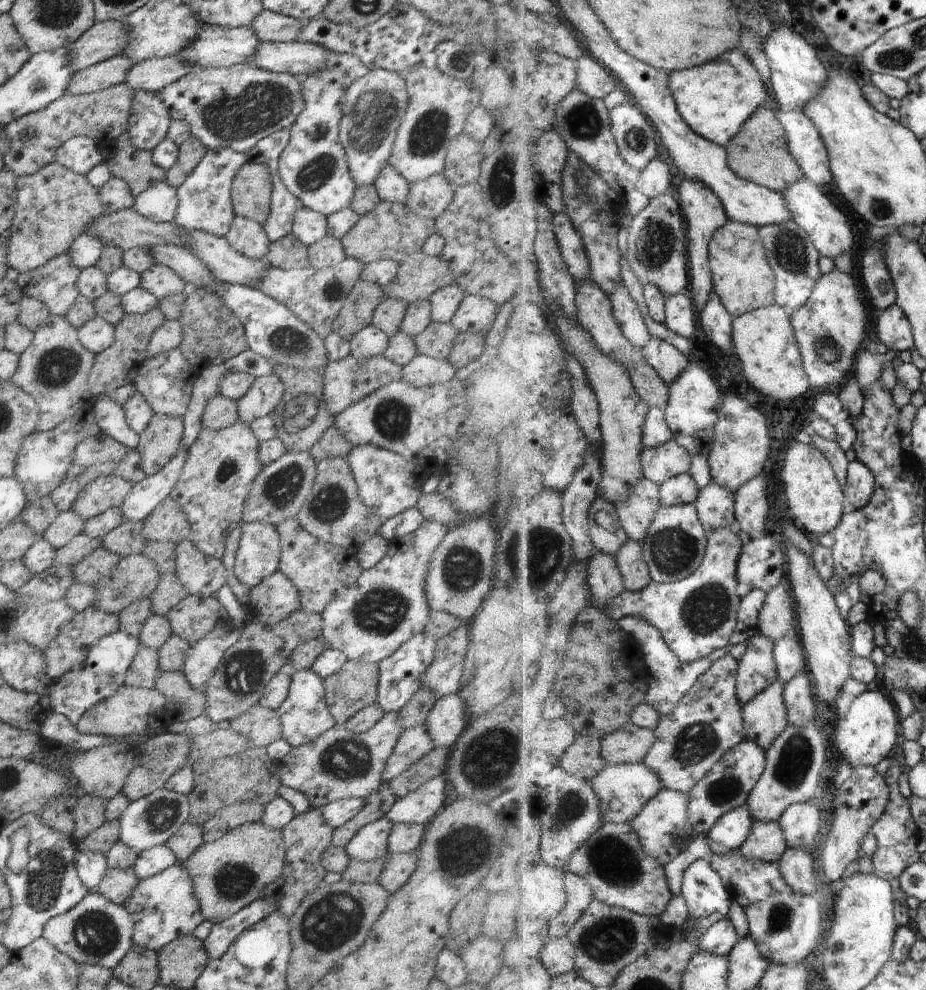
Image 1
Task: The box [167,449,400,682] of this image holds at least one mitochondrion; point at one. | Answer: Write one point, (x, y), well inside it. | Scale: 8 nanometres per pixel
(281, 486)

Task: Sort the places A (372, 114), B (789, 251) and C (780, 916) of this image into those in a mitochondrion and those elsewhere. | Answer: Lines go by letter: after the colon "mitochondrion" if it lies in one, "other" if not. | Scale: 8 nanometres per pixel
A: mitochondrion
B: mitochondrion
C: mitochondrion

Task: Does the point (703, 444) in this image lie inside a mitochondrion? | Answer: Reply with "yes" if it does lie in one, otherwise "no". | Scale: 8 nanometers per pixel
no

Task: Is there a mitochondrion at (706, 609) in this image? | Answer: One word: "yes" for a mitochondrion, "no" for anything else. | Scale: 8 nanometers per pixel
yes

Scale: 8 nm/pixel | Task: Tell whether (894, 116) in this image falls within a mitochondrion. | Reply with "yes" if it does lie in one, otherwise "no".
no

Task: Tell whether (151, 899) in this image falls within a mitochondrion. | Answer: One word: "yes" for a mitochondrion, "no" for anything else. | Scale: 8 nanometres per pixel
no

